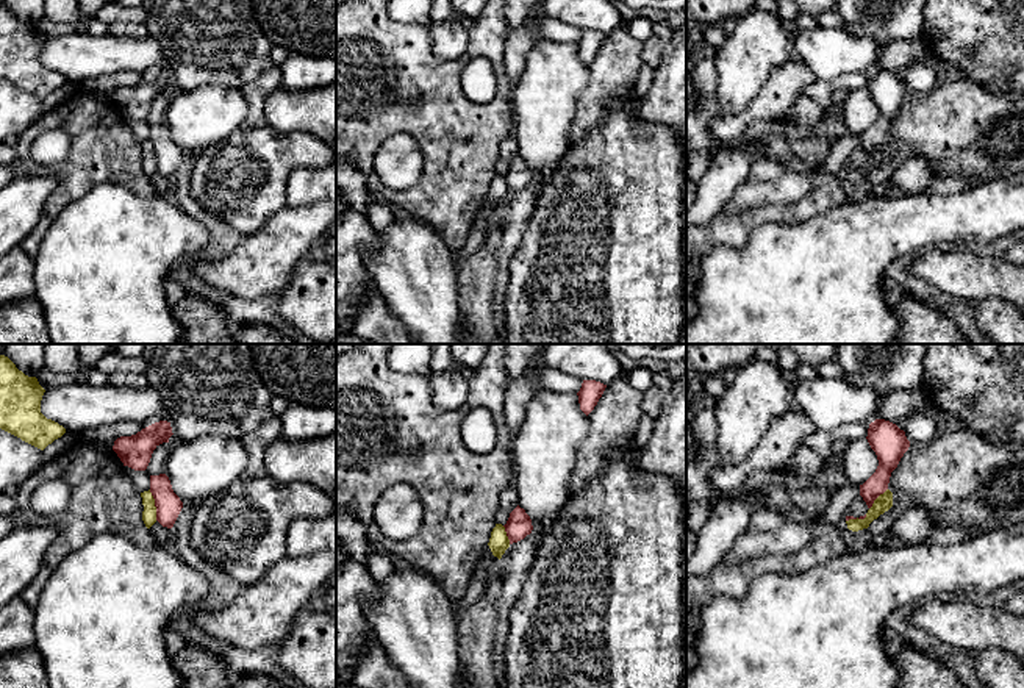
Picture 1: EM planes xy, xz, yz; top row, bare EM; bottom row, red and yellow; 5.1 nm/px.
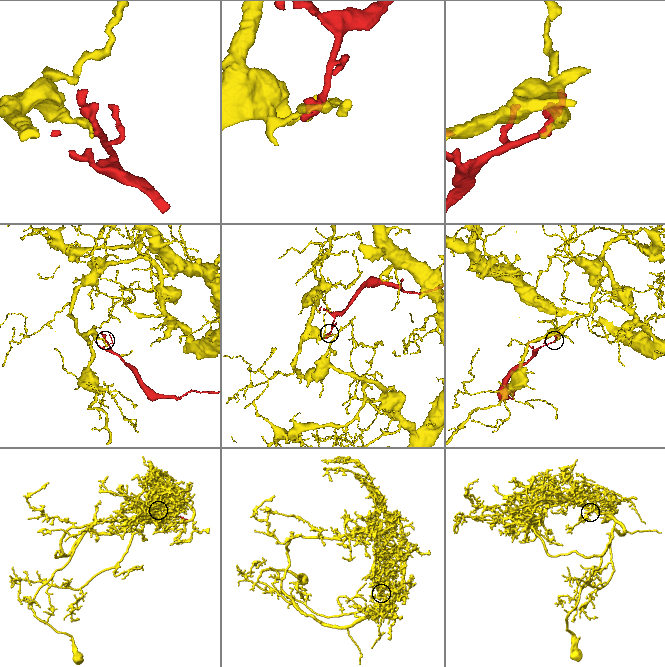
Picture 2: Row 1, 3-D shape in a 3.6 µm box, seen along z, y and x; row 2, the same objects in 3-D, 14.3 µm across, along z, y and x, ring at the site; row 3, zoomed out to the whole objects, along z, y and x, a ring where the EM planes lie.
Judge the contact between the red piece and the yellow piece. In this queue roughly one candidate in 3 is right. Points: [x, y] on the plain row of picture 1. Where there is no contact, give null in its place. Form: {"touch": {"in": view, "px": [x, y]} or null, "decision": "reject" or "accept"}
{"touch": {"in": "xy", "px": [155, 155]}, "decision": "reject"}

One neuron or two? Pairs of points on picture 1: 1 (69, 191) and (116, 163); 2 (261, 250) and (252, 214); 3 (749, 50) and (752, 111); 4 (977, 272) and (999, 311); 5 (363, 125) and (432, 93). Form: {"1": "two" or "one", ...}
{"1": "one", "2": "two", "3": "two", "4": "two", "5": "one"}

